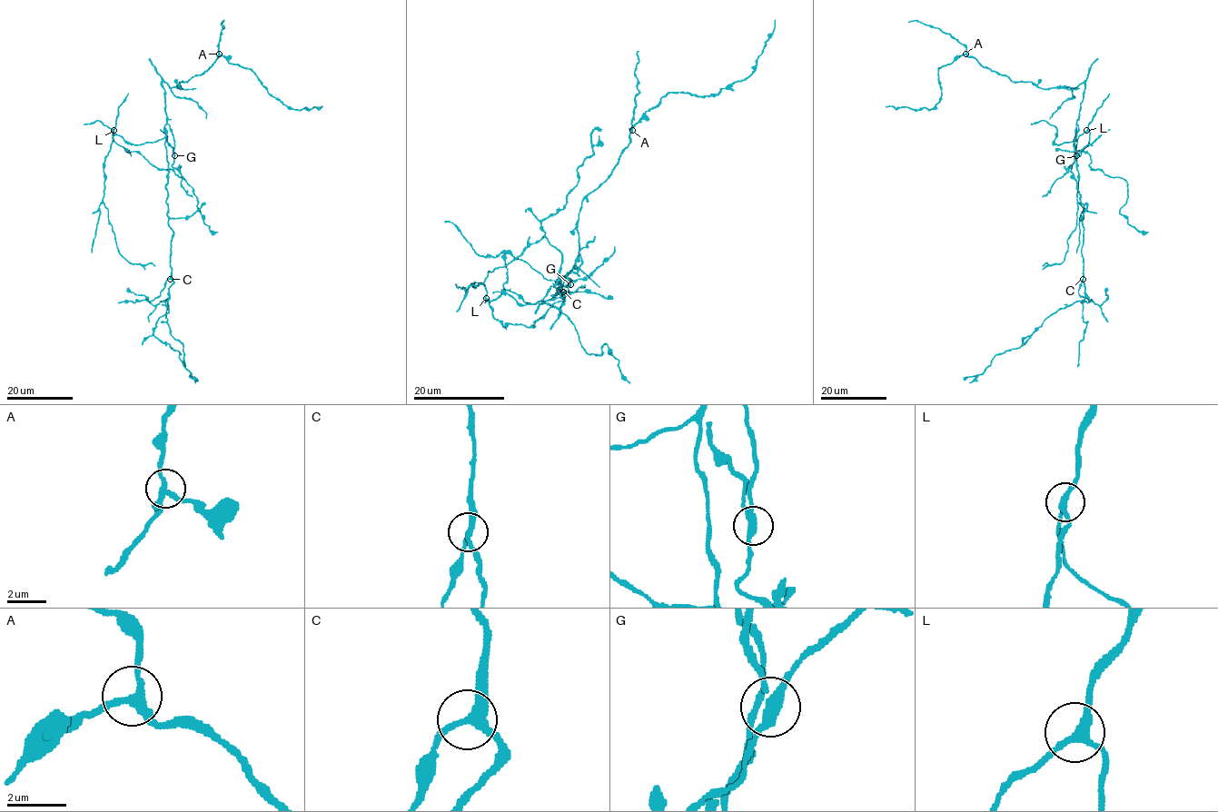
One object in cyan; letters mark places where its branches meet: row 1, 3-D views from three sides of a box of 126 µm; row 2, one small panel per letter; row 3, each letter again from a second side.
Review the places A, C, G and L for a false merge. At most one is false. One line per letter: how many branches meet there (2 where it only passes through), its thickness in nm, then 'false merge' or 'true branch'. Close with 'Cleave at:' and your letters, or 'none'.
A: 3 | 240 nm | true branch
C: 3 | 260 nm | true branch
G: 3 | 300 nm | false merge
L: 3 | 240 nm | true branch
Cleave at: G

